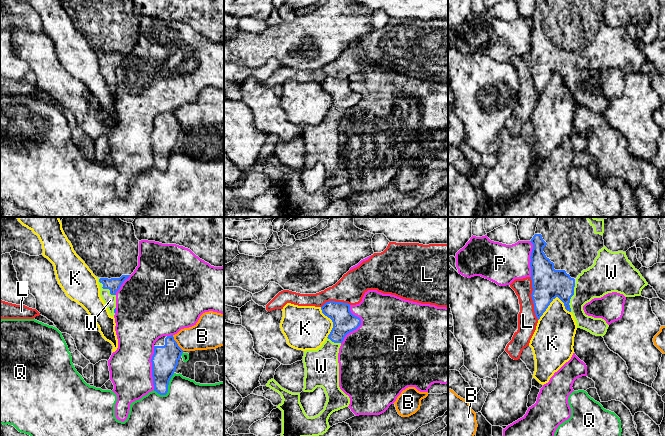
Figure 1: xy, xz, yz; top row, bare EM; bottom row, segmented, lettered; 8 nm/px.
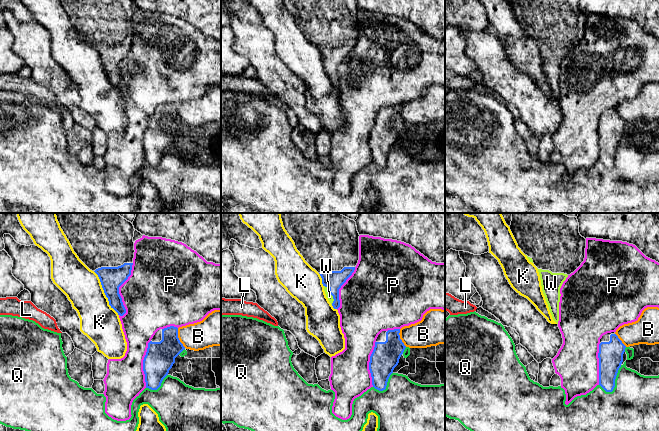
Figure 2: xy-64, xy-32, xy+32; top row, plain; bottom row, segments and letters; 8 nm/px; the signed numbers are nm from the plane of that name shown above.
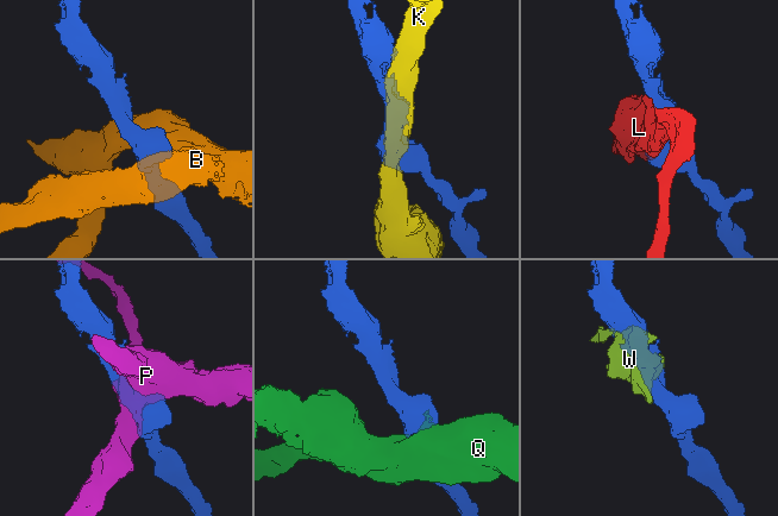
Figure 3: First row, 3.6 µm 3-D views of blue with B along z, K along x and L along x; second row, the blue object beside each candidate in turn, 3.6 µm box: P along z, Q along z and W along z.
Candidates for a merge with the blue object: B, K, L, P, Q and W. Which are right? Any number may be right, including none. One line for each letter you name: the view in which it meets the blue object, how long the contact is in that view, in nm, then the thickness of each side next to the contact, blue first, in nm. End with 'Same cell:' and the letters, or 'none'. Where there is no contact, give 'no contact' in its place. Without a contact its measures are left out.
W: yz | 240 nm | 260/260 nm
Same cell: W

